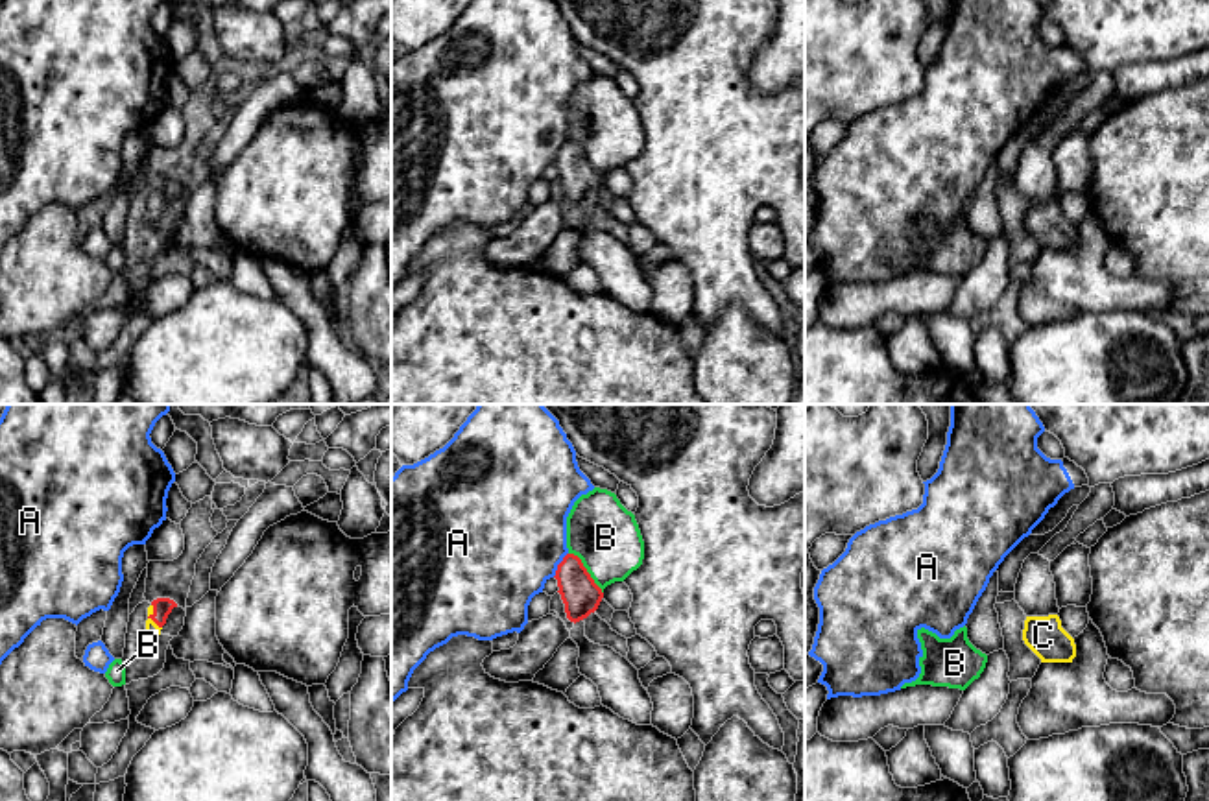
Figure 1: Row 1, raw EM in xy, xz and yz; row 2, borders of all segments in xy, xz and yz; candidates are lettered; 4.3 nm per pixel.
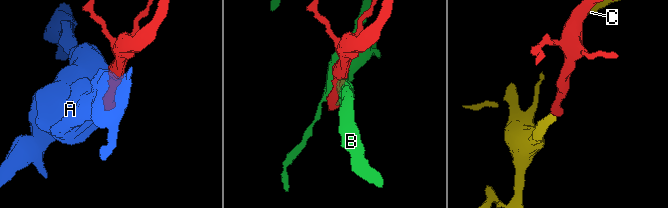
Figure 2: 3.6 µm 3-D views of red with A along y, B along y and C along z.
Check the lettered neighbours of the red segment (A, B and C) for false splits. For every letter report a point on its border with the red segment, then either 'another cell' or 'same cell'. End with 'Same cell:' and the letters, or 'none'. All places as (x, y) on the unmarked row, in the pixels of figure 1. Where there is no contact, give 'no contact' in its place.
A: xz (558, 152) | another cell
B: xz (586, 157) | another cell
C: xy (150, 203) | same cell
Same cell: C

